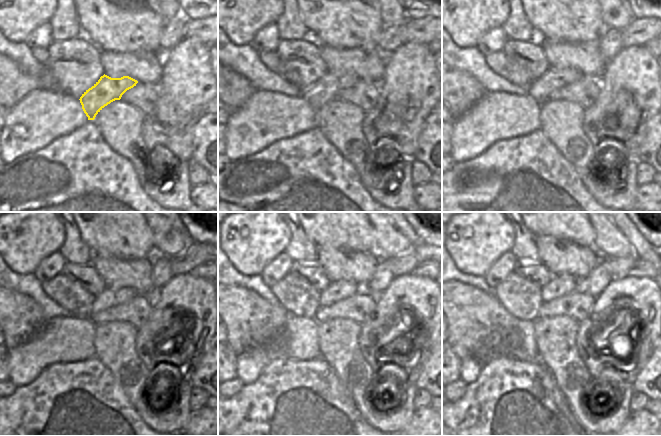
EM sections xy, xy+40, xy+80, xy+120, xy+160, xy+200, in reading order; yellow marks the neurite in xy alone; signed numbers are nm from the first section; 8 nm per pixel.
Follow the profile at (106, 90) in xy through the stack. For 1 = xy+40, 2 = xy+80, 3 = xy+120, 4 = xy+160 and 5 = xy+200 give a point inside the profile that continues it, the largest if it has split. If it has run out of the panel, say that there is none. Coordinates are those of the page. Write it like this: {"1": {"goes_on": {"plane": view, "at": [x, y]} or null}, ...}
{"1": {"goes_on": {"plane": "xy+40", "at": [327, 88]}}, "2": {"goes_on": {"plane": "xy+80", "at": [554, 78]}}, "3": {"goes_on": {"plane": "xy+120", "at": [108, 298]}}, "4": {"goes_on": {"plane": "xy+160", "at": [336, 291]}}, "5": {"goes_on": {"plane": "xy+200", "at": [561, 285]}}}

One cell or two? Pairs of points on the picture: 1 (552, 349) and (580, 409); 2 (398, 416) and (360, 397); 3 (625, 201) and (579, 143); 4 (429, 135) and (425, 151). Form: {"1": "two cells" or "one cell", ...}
{"1": "one cell", "2": "one cell", "3": "one cell", "4": "one cell"}

